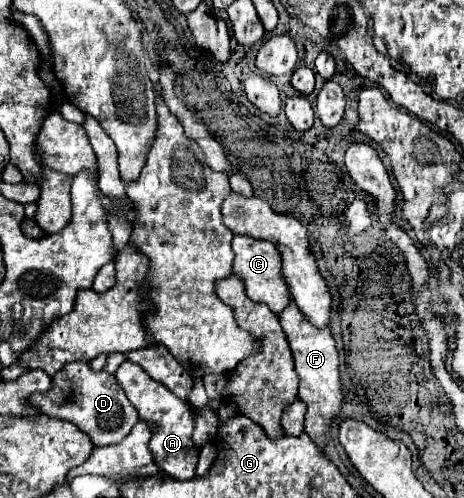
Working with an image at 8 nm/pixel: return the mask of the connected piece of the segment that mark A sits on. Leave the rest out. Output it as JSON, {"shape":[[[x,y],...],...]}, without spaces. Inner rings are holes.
{"shape":[[[125,361],[117,373],[117,381],[125,389],[129,401],[139,413],[139,419],[151,427],[151,441],[149,449],[157,463],[157,467],[173,479],[193,479],[197,461],[199,461],[199,447],[193,443],[193,429],[195,429],[195,411],[189,403],[181,401],[173,395],[165,385],[153,381],[137,363]]]}

